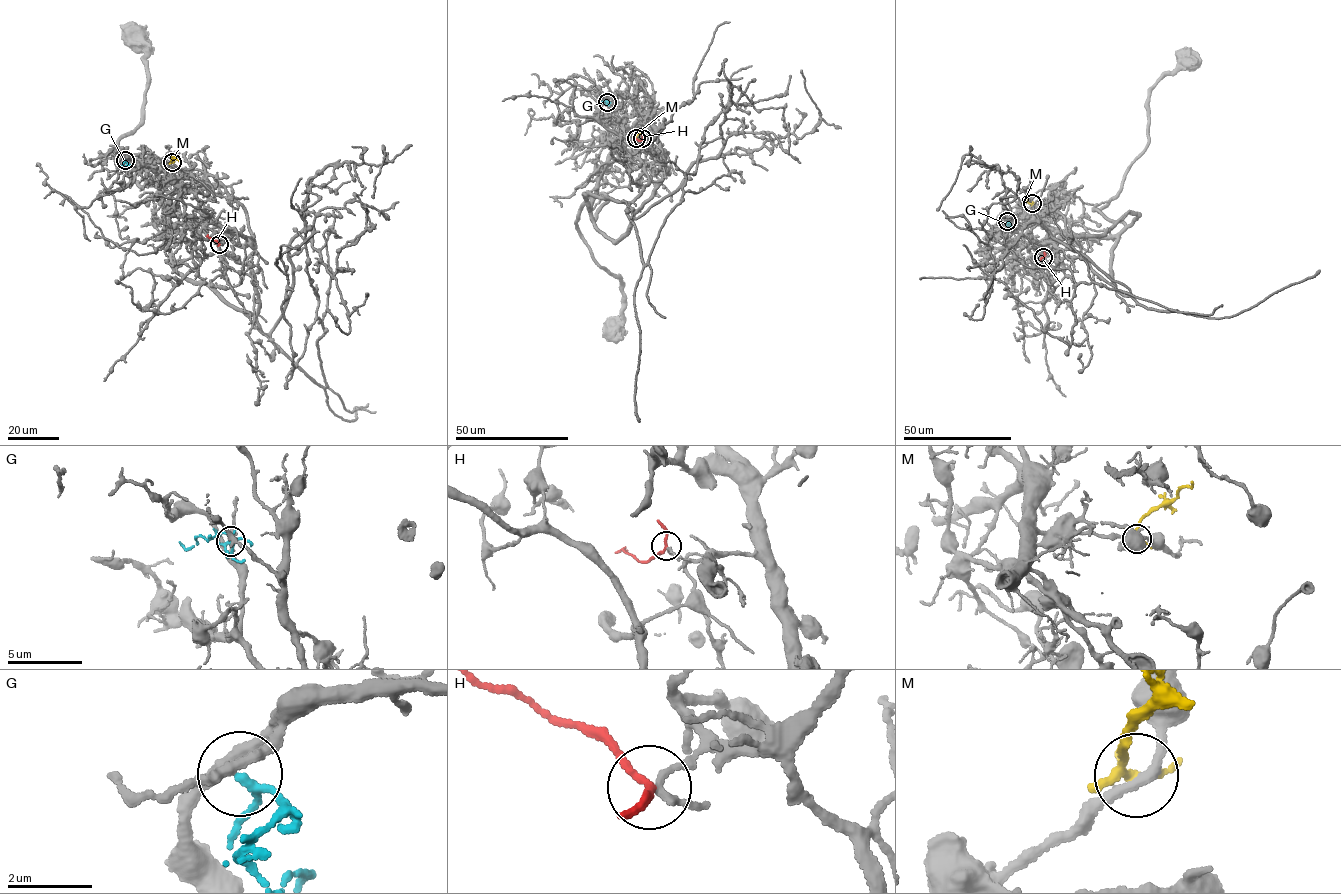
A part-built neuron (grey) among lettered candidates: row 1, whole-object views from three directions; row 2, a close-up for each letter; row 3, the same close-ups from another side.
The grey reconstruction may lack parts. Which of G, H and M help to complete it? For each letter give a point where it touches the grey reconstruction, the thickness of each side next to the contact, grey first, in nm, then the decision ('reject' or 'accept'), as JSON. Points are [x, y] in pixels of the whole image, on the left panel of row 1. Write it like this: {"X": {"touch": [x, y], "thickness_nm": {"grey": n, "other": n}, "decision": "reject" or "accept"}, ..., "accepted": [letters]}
{"G": {"touch": [125, 160], "thickness_nm": {"grey": 240, "other": 140}, "decision": "accept"}, "H": {"touch": [219, 244], "thickness_nm": {"grey": 150, "other": 160}, "decision": "reject"}, "M": {"touch": [172, 162], "thickness_nm": {"grey": 240, "other": 200}, "decision": "reject"}, "accepted": ["G"]}

